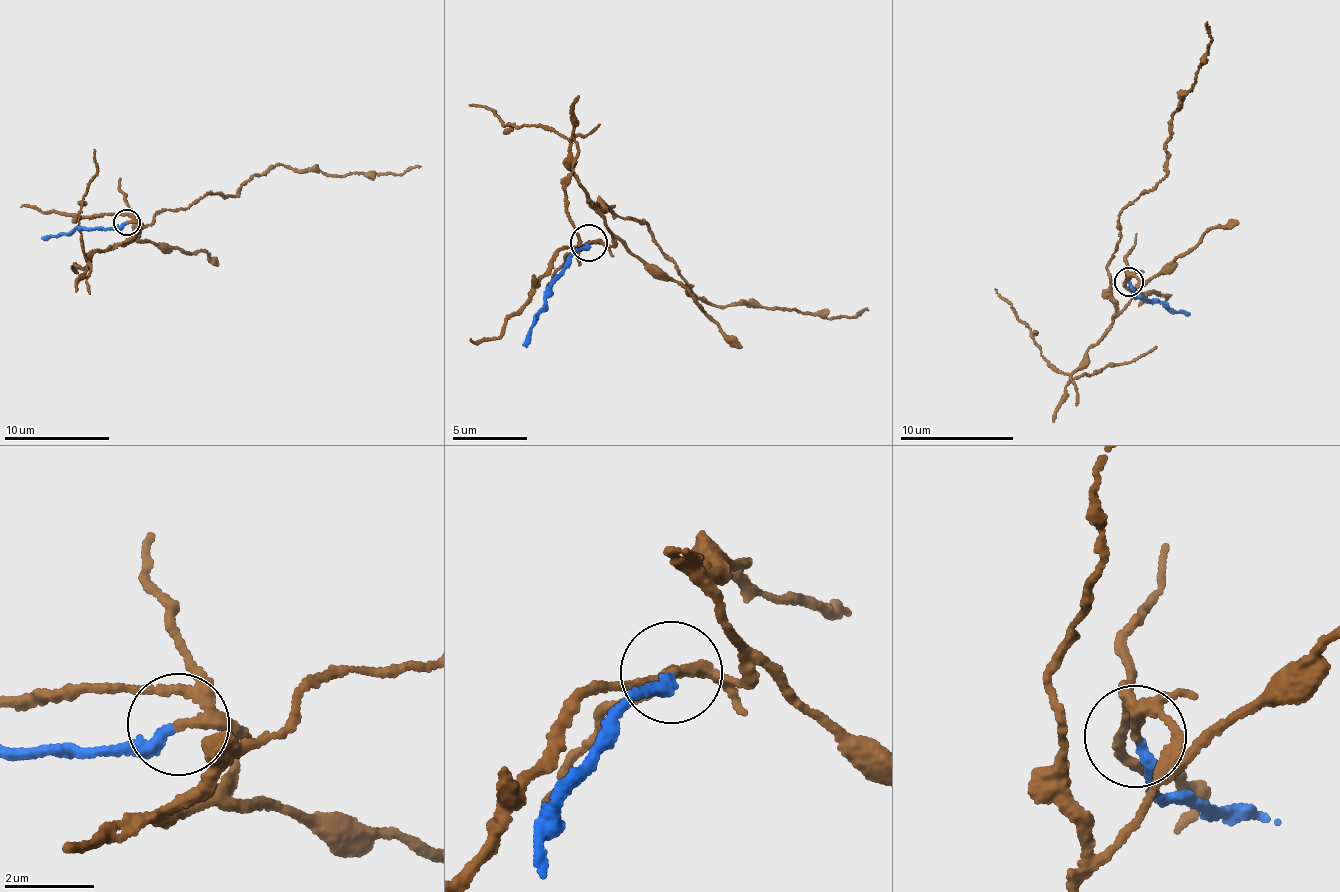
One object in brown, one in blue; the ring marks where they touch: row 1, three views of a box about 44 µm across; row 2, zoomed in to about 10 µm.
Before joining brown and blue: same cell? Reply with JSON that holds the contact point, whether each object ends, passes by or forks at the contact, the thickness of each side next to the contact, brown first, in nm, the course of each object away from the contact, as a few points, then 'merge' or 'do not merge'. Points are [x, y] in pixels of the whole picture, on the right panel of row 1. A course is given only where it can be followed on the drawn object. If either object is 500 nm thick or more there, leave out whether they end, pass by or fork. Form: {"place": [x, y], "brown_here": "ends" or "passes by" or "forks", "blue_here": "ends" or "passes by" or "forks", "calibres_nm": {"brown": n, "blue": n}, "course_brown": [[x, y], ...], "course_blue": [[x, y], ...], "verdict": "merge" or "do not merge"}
{"place": [1128, 282], "brown_here": "passes by", "blue_here": "ends", "calibres_nm": {"brown": 190, "blue": 240}, "course_brown": [[1127, 281], [1138, 284], [1117, 311], [1108, 266], [1119, 221], [1166, 176], [1173, 111], [1207, 59], [1208, 21]], "course_blue": [[1130, 282], [1135, 296], [1158, 301], [1190, 314]], "verdict": "do not merge"}

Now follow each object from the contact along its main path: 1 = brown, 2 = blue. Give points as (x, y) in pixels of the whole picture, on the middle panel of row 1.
1: (587, 242), (614, 244), (604, 210), (612, 208), (647, 222), (689, 294), (712, 304), (852, 319), (869, 312)
2: (587, 245), (575, 253), (546, 297), (526, 348)

